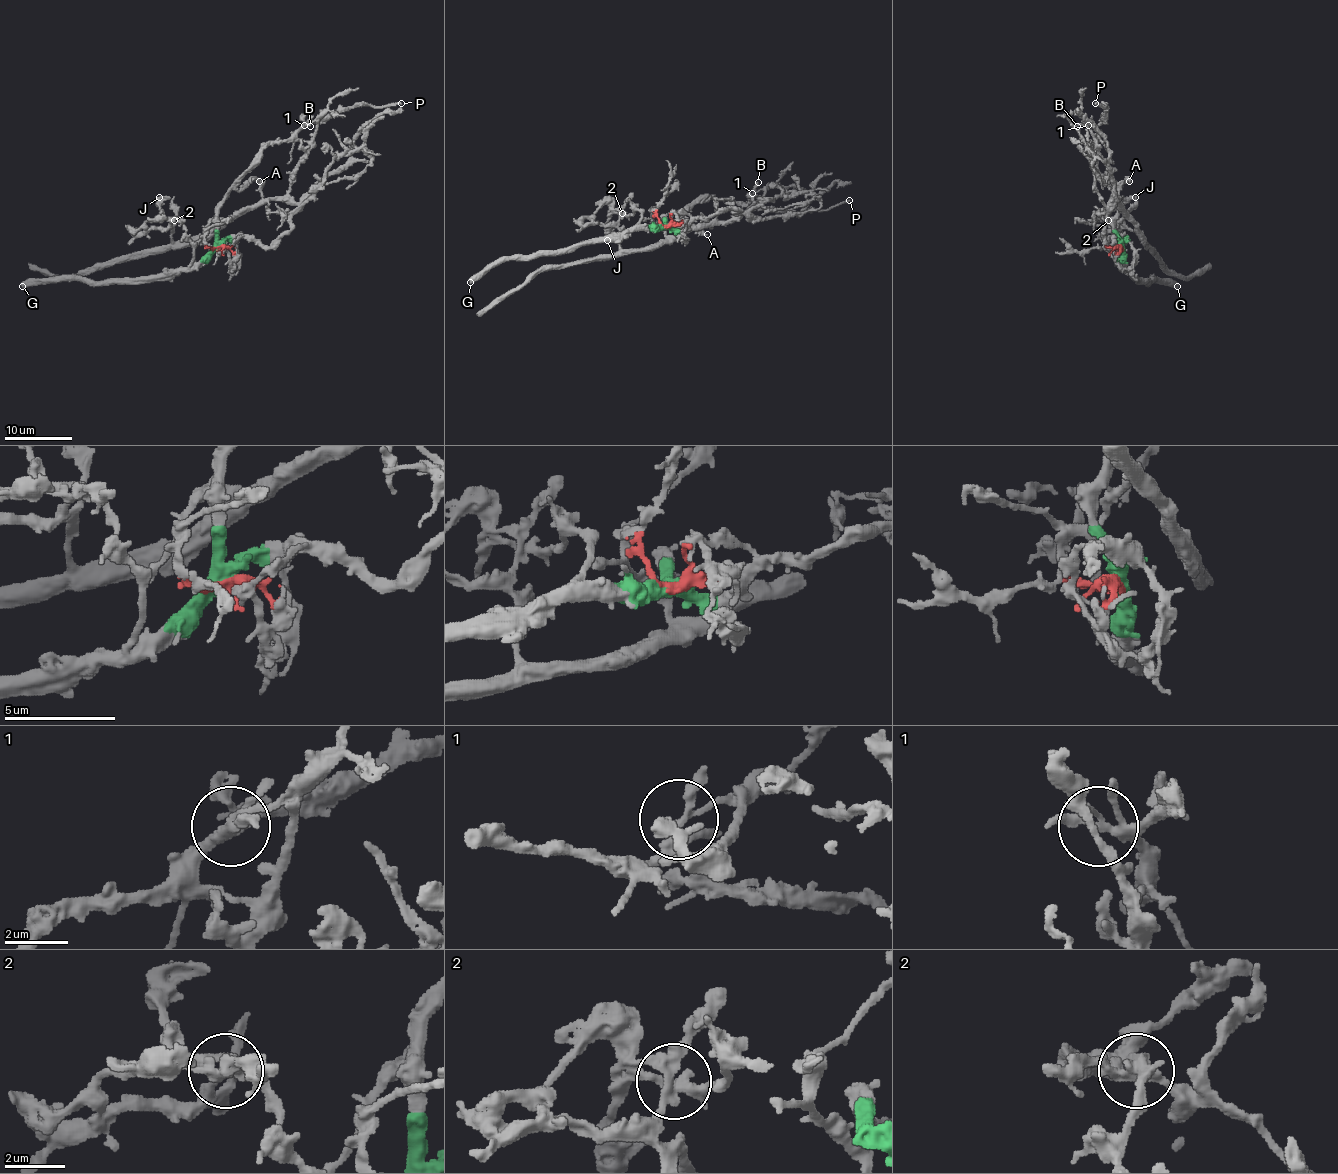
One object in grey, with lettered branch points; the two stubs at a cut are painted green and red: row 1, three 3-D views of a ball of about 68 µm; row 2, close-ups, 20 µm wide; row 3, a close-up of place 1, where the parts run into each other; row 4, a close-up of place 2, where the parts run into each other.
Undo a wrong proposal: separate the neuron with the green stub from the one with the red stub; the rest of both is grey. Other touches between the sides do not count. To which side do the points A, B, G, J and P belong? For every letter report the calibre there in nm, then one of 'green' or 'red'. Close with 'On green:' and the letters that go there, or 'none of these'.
A: 300 nm thick; green
B: 280 nm thick; green
G: 600 nm thick; green
J: 320 nm thick; green
P: 240 nm thick; green
On green: A, B, G, J, P

